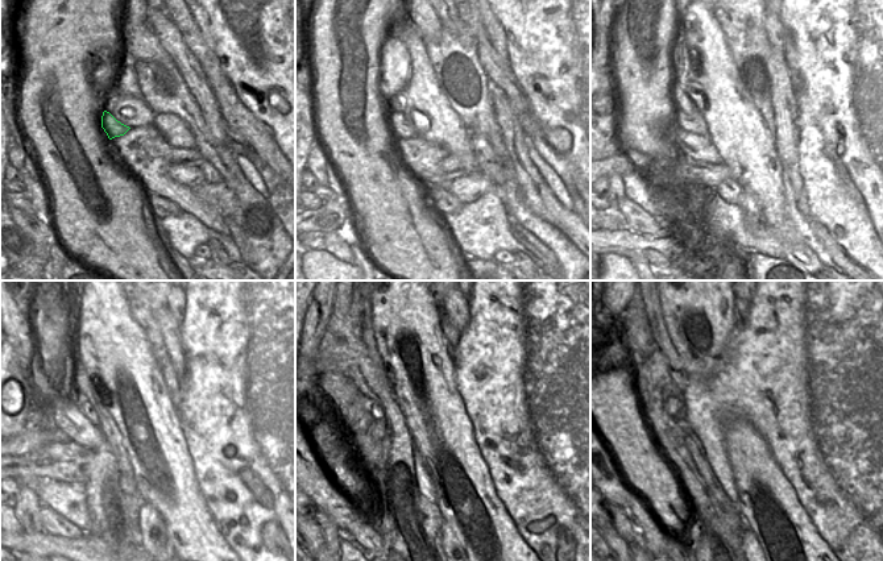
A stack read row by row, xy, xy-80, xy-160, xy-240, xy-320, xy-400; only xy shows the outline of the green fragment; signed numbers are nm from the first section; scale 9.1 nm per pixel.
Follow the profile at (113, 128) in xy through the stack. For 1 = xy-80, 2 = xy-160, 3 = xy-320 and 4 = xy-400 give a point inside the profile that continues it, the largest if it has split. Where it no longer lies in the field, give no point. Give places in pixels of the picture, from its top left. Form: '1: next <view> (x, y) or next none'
1: next xy-80 (399, 125)
2: next xy-160 (693, 123)
3: next xy-320 (377, 410)
4: next xy-400 (675, 407)

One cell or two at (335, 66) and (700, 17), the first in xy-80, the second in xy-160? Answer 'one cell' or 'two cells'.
two cells

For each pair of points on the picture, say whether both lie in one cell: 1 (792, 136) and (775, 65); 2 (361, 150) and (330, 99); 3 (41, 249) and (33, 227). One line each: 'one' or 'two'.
1: one
2: one
3: two

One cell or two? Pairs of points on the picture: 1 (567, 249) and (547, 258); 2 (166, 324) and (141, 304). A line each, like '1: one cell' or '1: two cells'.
1: two cells
2: two cells

